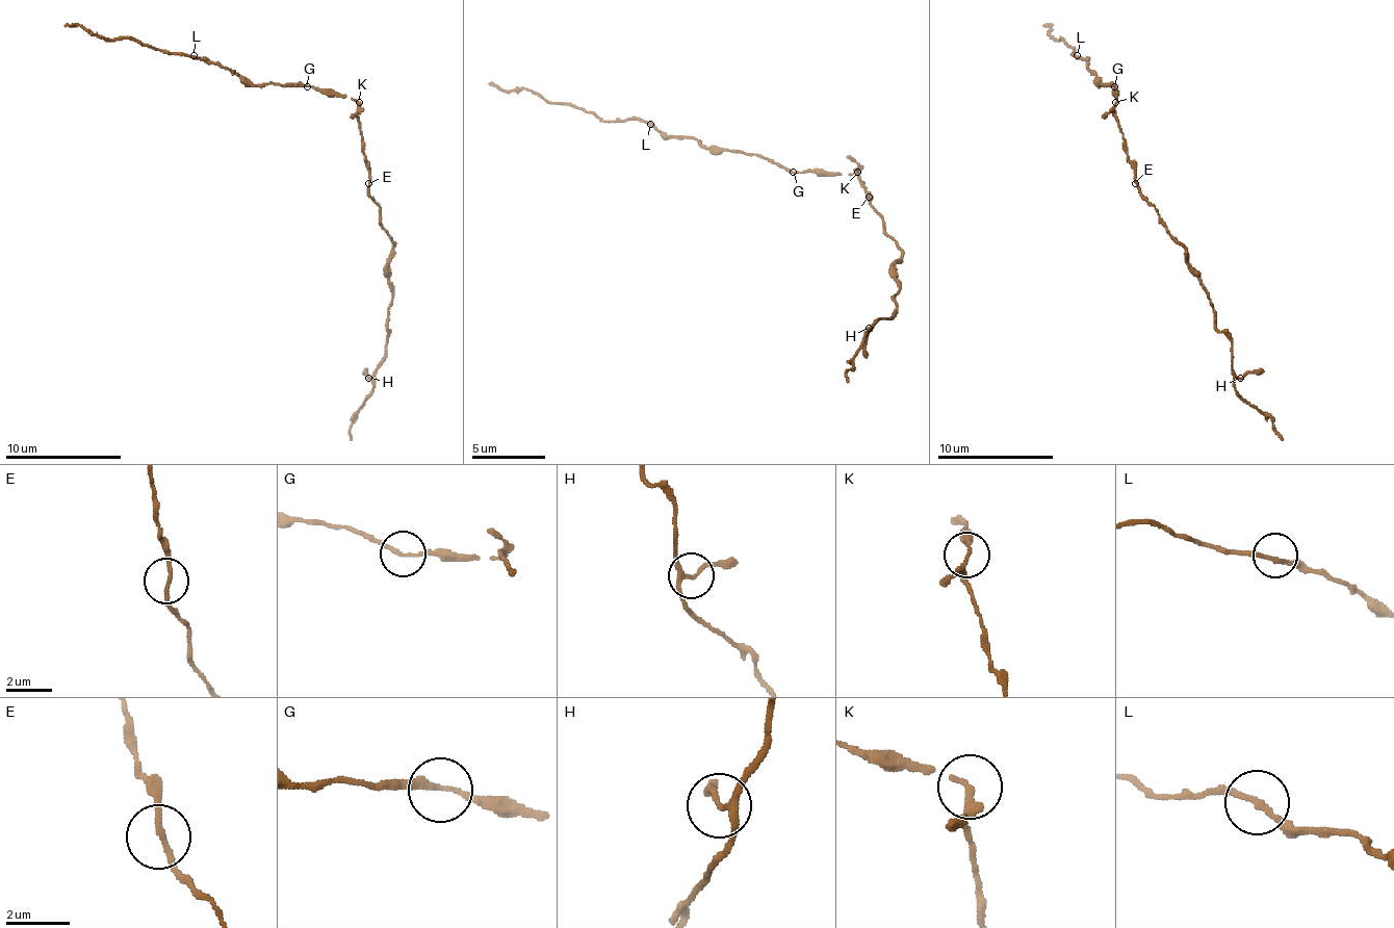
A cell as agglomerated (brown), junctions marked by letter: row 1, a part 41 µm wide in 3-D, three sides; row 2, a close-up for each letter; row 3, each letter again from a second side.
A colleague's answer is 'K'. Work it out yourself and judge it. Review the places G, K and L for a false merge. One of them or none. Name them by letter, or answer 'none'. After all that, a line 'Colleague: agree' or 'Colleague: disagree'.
K
Colleague: agree

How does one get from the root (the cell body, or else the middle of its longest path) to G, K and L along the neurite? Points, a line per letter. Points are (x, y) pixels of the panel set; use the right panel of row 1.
G: (1124, 142), (1114, 113), (1117, 101), (1114, 86)
K: (1124, 142), (1114, 101)
L: (1124, 142), (1114, 113), (1117, 101), (1114, 86), (1098, 84), (1098, 78), (1077, 55)

